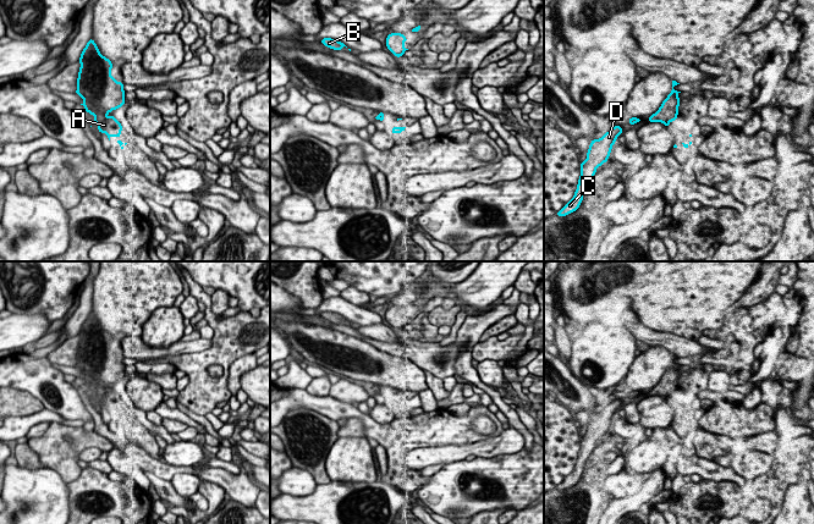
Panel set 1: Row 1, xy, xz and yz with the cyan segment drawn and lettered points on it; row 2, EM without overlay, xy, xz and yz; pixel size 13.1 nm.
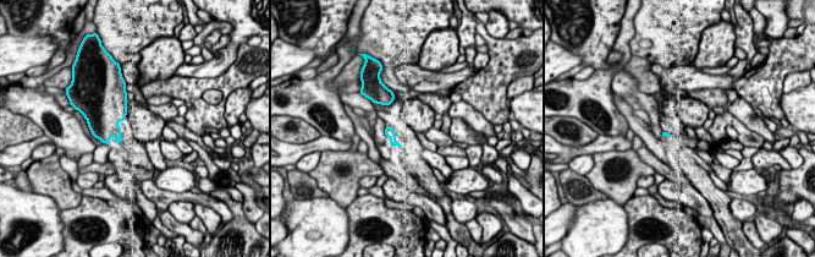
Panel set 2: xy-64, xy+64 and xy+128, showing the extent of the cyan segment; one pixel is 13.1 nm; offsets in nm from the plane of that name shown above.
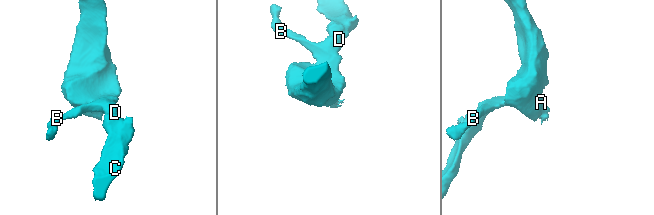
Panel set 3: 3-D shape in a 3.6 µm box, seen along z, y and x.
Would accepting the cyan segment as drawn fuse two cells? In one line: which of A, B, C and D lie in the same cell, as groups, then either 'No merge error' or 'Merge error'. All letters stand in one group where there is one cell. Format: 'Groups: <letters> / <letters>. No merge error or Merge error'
Groups: A B C D. No merge error

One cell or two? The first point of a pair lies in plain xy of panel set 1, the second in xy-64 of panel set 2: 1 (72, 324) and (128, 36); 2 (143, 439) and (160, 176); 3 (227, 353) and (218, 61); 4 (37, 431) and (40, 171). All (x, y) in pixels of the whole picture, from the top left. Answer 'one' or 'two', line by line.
1: two
2: two
3: two
4: two

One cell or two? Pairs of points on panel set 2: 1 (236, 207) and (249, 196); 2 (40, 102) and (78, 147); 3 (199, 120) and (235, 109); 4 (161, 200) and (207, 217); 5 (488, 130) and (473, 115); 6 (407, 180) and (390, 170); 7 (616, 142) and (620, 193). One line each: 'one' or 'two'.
1: two
2: one
3: two
4: two
5: one
6: one
7: two

